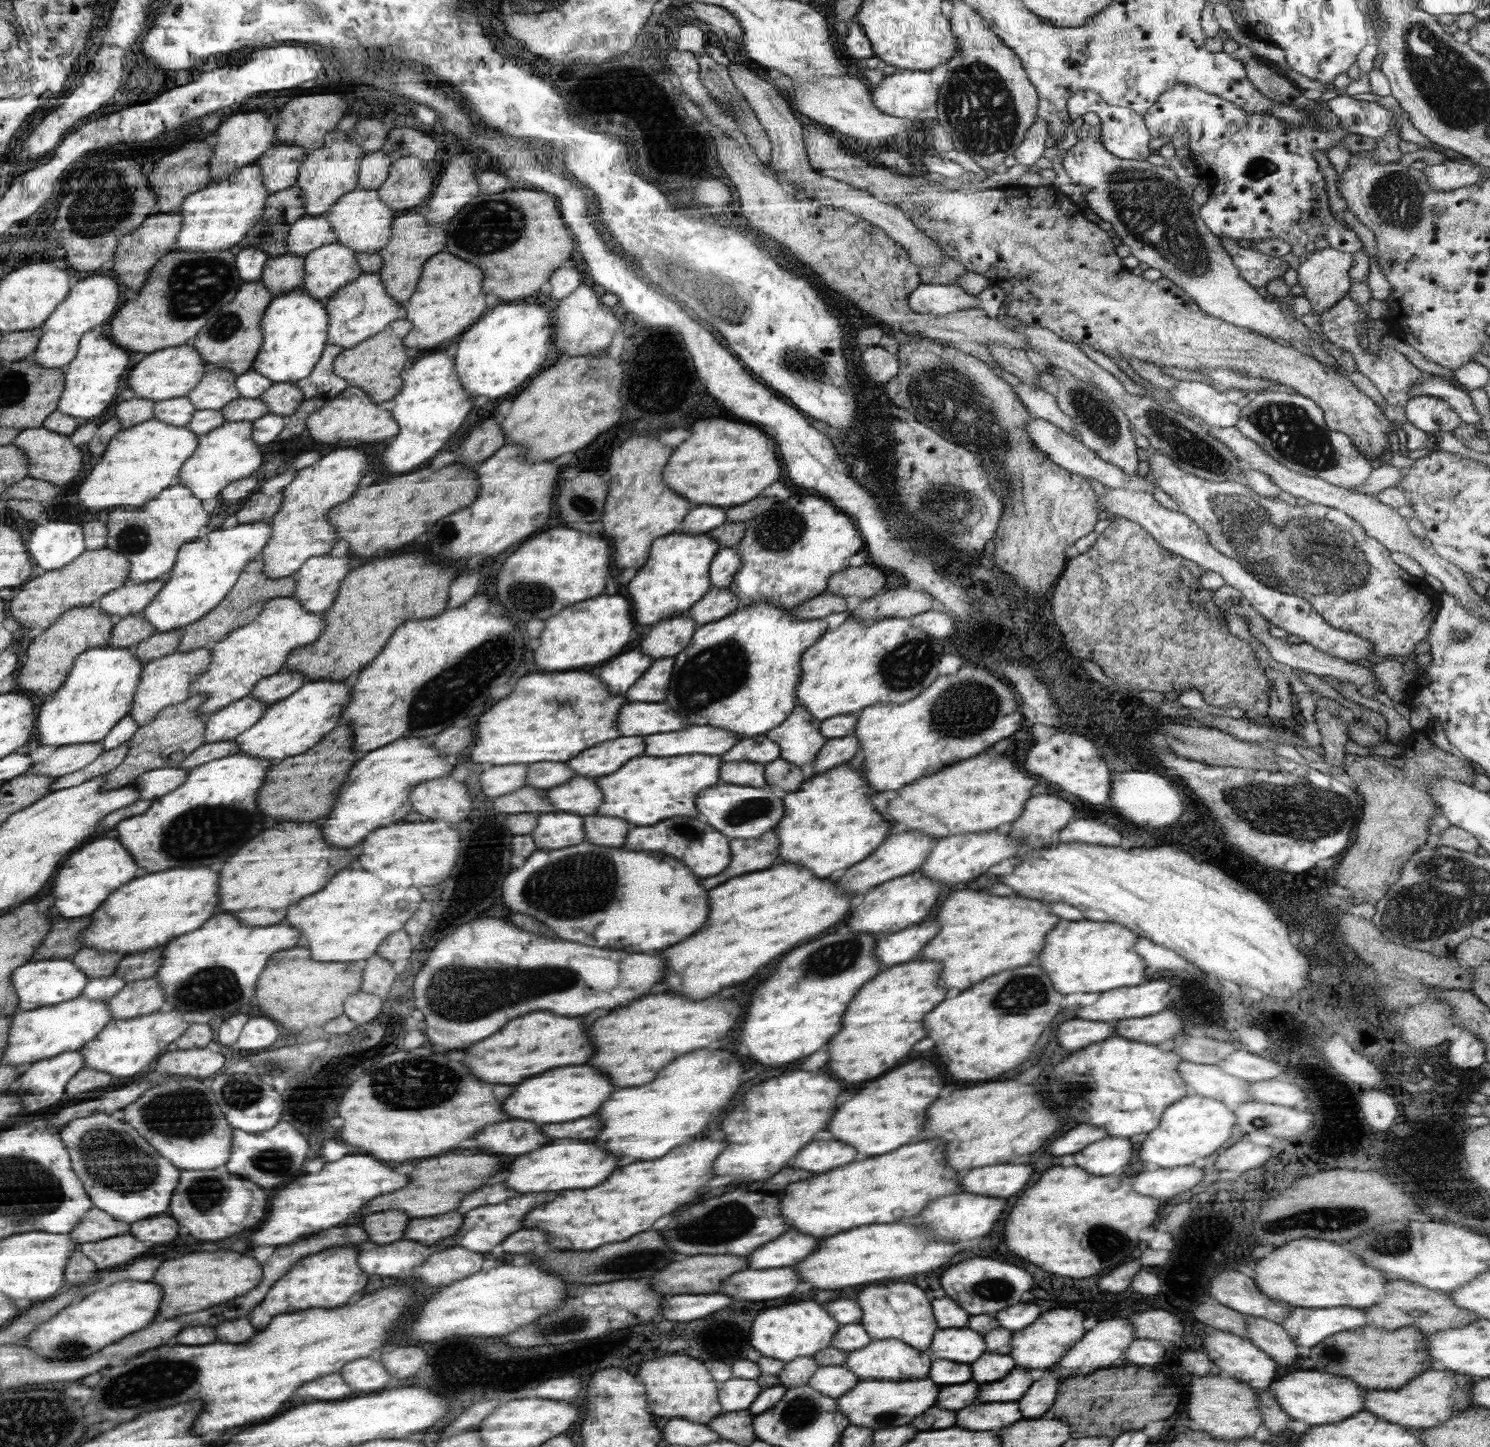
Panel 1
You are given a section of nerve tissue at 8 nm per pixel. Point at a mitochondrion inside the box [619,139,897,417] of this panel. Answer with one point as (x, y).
(726, 284)

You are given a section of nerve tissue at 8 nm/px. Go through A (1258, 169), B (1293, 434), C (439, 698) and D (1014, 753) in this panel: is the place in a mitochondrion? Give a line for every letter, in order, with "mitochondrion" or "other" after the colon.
A: mitochondrion
B: mitochondrion
C: mitochondrion
D: other

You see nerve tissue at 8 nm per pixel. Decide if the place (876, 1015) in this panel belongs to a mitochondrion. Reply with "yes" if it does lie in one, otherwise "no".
no

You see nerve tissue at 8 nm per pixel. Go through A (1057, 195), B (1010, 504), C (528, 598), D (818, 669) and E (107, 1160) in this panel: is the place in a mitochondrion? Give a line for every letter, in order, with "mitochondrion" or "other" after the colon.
A: other
B: mitochondrion
C: mitochondrion
D: other
E: mitochondrion

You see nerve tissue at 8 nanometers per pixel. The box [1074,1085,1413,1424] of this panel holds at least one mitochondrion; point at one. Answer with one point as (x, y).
(1341, 1217)

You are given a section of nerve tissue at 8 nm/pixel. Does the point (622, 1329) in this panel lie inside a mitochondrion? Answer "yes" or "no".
no

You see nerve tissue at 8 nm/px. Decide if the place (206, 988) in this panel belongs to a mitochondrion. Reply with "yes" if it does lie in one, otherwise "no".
yes

